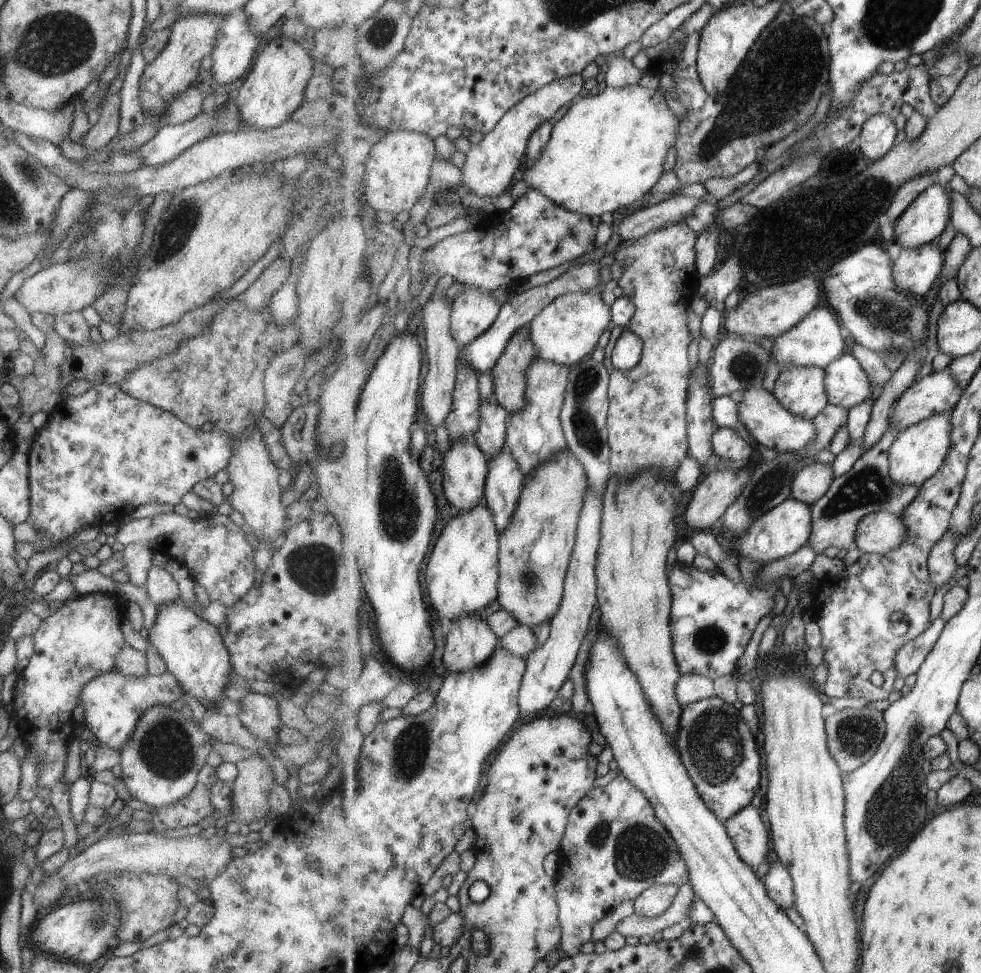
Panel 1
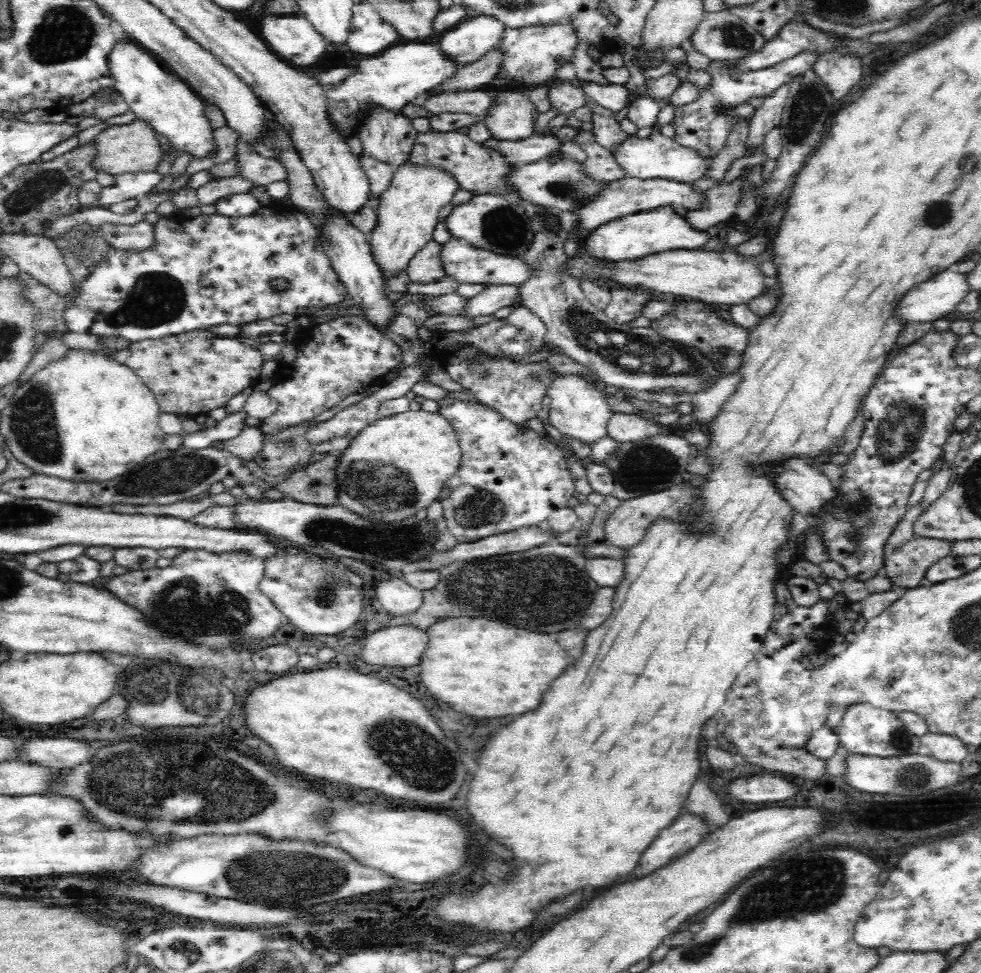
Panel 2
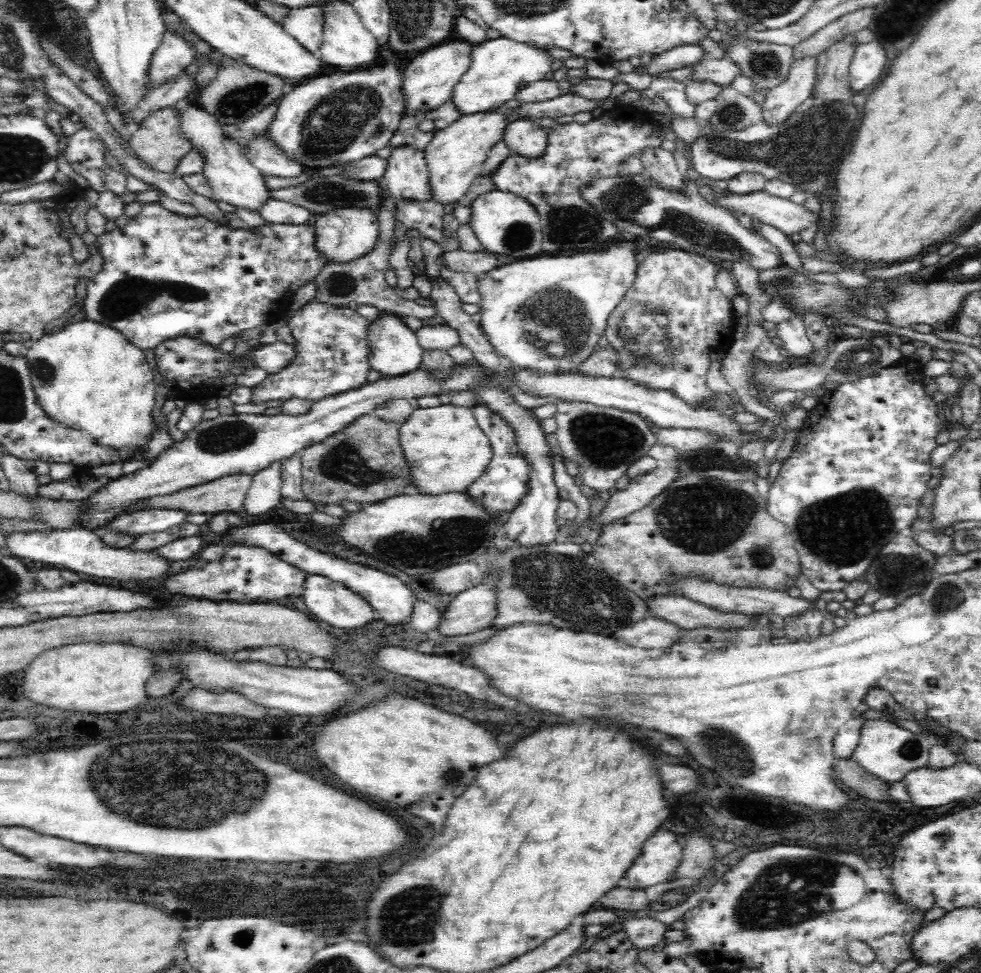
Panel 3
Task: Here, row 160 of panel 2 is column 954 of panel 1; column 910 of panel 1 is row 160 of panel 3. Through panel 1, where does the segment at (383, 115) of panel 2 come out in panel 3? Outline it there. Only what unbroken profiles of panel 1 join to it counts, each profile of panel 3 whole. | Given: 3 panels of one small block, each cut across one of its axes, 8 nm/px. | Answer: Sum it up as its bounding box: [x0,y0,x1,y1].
[383,146,435,203]

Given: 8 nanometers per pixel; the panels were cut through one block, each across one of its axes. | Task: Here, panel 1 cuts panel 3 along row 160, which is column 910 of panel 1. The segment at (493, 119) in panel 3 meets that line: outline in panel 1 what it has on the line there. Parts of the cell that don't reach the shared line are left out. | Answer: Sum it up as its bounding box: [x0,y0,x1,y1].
[889,409,953,485]

